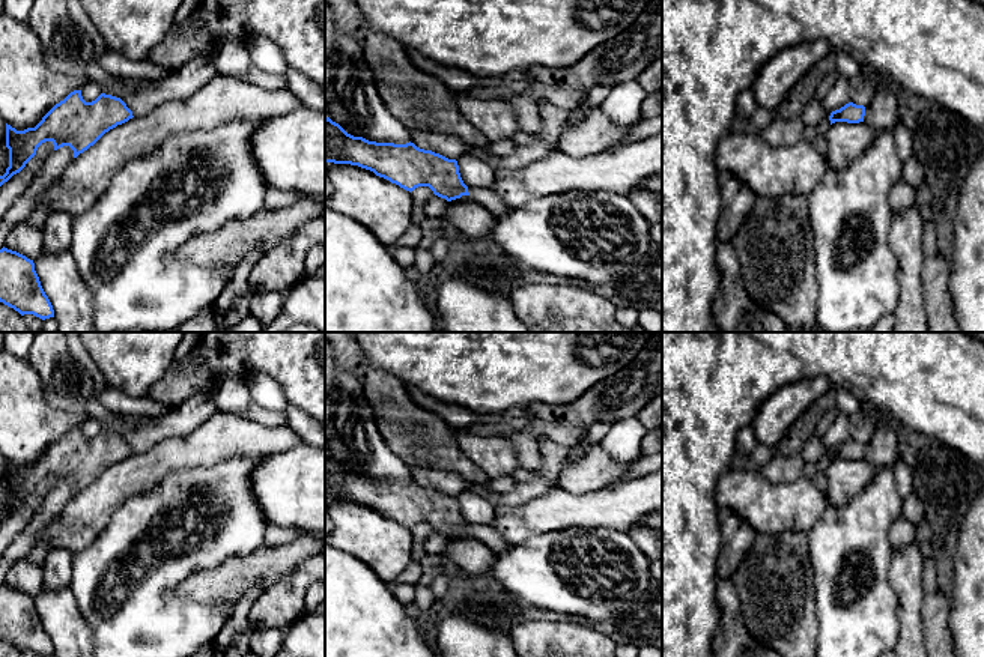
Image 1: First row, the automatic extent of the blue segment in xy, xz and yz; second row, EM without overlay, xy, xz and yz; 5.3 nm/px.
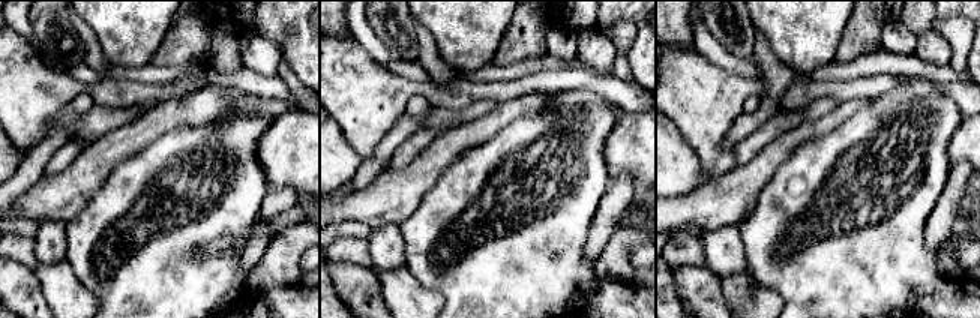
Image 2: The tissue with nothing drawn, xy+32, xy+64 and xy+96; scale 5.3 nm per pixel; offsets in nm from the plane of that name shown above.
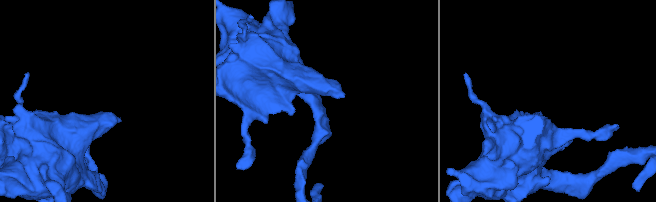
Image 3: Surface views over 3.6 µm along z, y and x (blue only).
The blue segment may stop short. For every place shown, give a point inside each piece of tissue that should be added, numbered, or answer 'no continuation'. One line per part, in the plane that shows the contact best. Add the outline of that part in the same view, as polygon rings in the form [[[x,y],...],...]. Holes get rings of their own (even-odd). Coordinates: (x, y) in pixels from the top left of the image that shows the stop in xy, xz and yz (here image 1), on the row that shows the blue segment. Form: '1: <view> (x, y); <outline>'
1: xz (486, 197); [[[468,186],[469,200],[487,209],[495,218],[507,215],[512,207],[490,188]]]

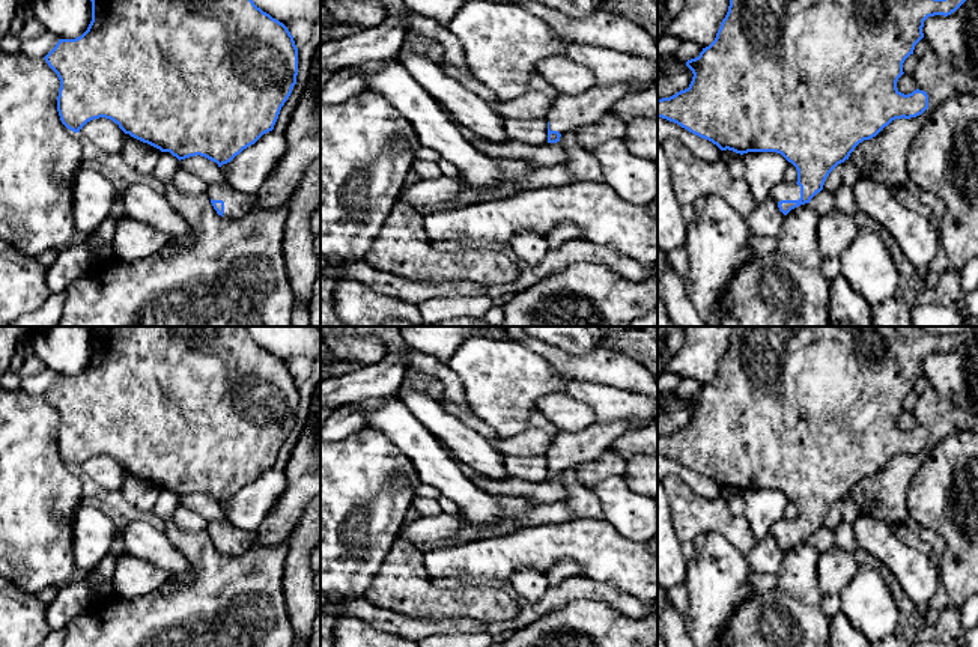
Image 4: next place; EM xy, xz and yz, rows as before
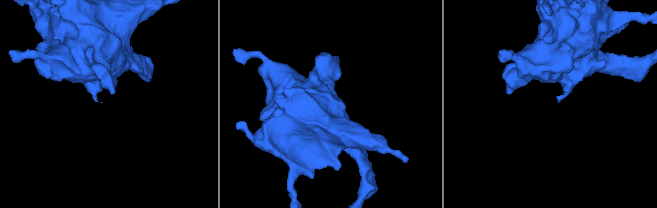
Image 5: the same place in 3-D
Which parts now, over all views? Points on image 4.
1: yz (783, 191); [[[781,182],[772,188],[769,197],[773,202],[781,200],[799,200],[800,199],[800,187],[797,184]]]

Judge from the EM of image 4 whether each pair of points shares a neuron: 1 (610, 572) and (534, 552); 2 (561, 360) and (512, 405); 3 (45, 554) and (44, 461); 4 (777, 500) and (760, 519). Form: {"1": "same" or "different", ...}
{"1": "same", "2": "different", "3": "same", "4": "same"}

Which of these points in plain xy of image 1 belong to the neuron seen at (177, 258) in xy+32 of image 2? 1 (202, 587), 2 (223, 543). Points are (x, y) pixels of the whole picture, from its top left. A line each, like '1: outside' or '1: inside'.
1: outside
2: inside

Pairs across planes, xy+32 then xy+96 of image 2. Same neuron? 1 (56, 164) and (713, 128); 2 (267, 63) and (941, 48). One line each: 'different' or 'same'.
1: different
2: same

